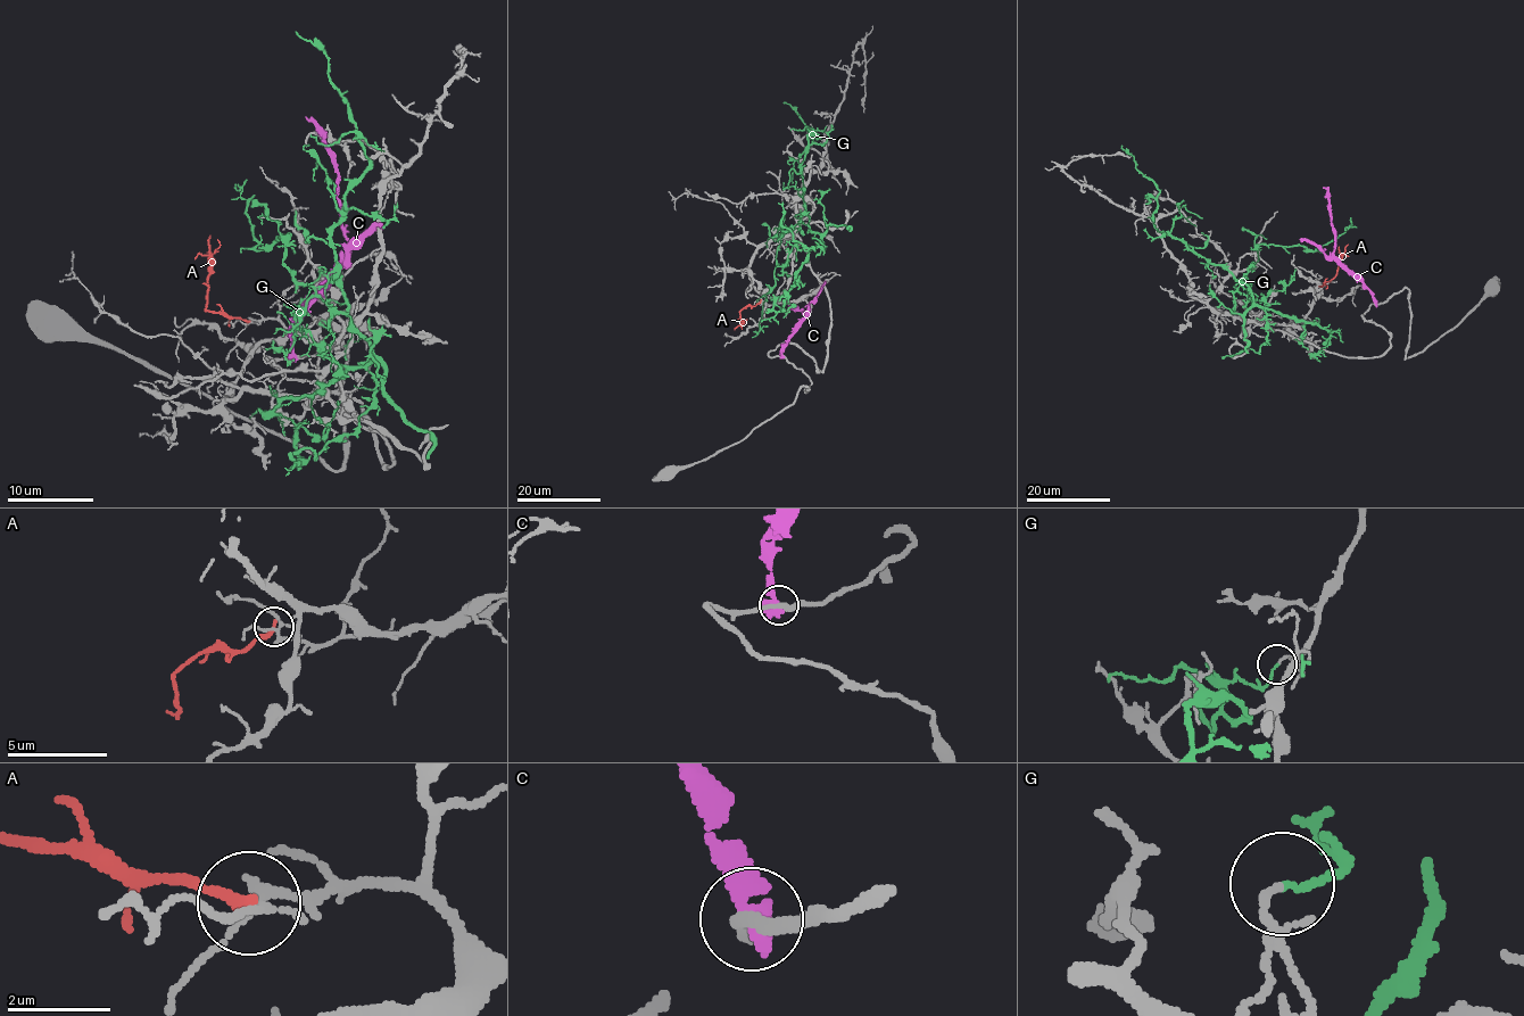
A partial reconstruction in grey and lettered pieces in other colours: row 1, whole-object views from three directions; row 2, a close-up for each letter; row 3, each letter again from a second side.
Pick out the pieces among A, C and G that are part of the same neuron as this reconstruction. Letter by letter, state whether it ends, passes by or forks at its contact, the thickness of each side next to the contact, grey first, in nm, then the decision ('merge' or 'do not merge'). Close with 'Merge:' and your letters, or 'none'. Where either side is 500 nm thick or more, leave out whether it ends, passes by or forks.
A: it ends | 160/240 nm | do not merge
C: 260/500 nm | do not merge
G: it ends | 110/100 nm | do not merge
Merge: none

